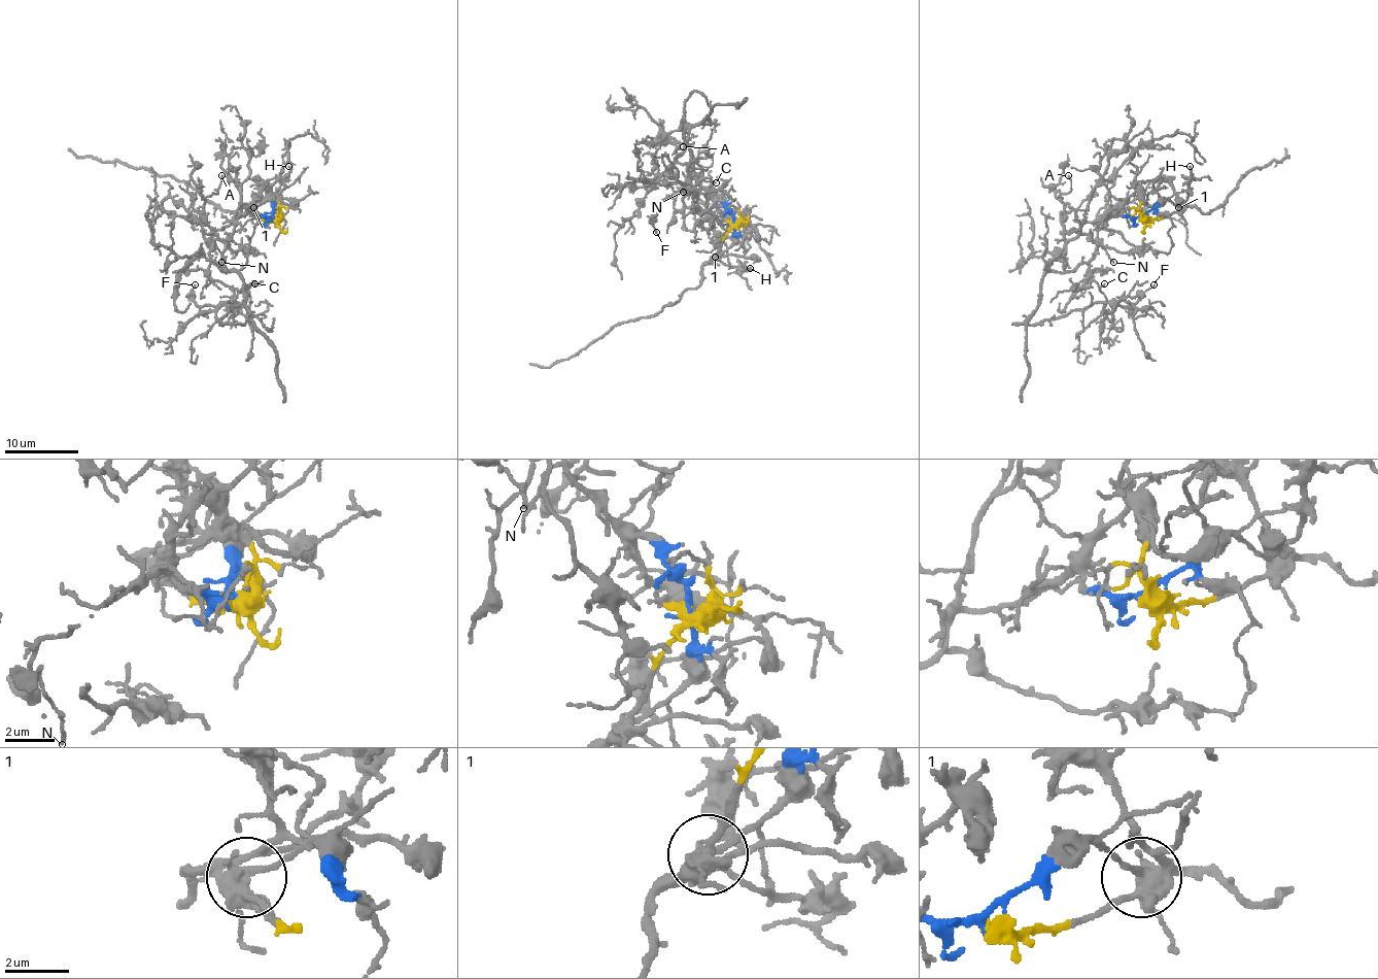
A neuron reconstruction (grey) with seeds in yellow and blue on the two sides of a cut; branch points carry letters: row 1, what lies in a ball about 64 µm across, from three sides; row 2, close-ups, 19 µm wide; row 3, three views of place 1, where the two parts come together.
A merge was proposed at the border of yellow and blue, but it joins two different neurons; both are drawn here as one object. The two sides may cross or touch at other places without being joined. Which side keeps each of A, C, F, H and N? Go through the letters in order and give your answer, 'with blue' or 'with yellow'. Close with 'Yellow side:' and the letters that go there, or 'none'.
A: with blue
C: with blue
F: with blue
H: with yellow
N: with blue
Yellow side: H

